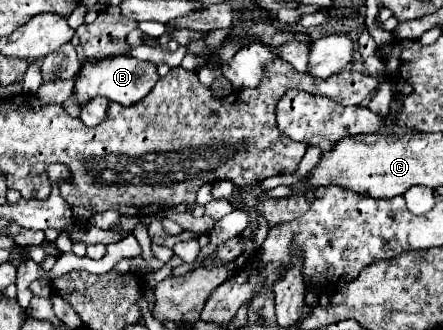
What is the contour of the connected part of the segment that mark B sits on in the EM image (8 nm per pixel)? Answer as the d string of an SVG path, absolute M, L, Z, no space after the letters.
M108 57L108 59L86 63L80 67L74 89L72 89L72 97L76 99L78 105L86 105L96 95L100 95L130 107L130 105L136 105L140 99L144 99L150 93L150 89L156 85L156 81L158 81L158 73L154 63L140 61L134 57Z

